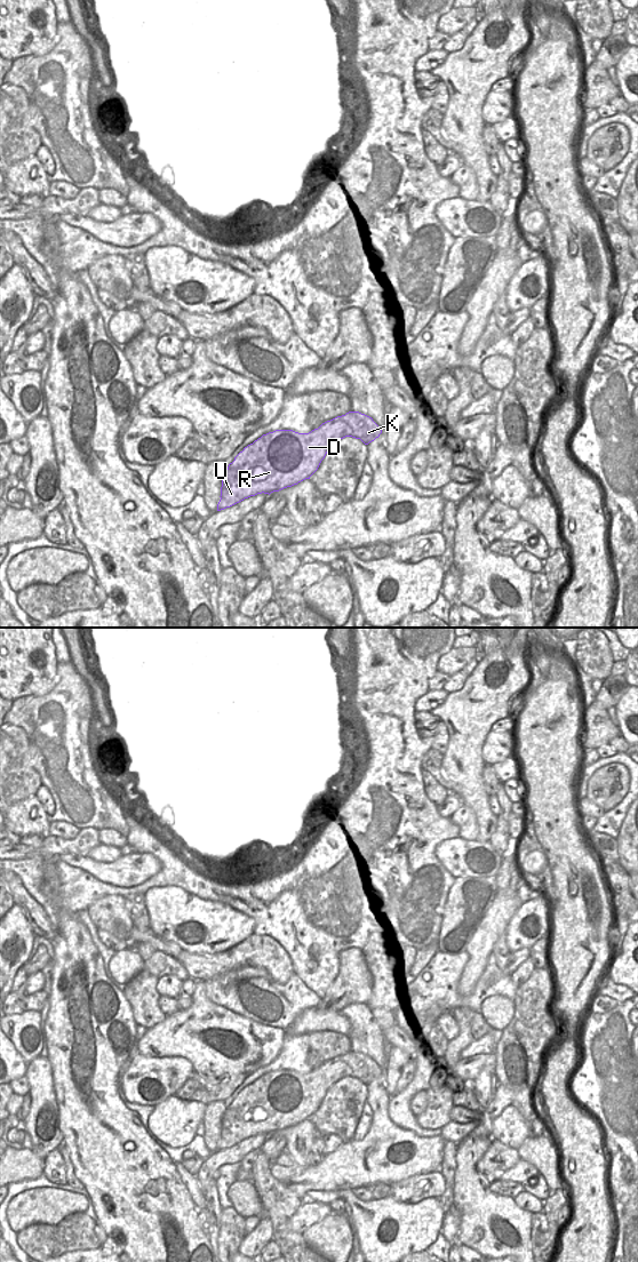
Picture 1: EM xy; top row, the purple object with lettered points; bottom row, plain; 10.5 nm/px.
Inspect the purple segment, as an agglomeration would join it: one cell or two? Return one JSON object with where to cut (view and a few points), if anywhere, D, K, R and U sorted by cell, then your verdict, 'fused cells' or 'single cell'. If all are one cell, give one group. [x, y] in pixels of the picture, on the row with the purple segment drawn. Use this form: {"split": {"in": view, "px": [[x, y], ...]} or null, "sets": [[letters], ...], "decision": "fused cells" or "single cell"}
{"split": null, "sets": [["D", "K", "R", "U"]], "decision": "single cell"}

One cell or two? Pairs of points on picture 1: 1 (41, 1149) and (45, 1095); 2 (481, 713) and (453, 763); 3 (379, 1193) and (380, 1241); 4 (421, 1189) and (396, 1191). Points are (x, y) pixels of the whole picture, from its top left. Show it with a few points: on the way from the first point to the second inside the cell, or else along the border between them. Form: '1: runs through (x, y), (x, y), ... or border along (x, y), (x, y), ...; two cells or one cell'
1: runs through (44, 1135), (44, 1109); one cell
2: runs through (469, 726), (464, 750); one cell
3: border along (388, 1196), (381, 1199), (373, 1199); two cells
4: runs through (415, 1189), (401, 1191); one cell

